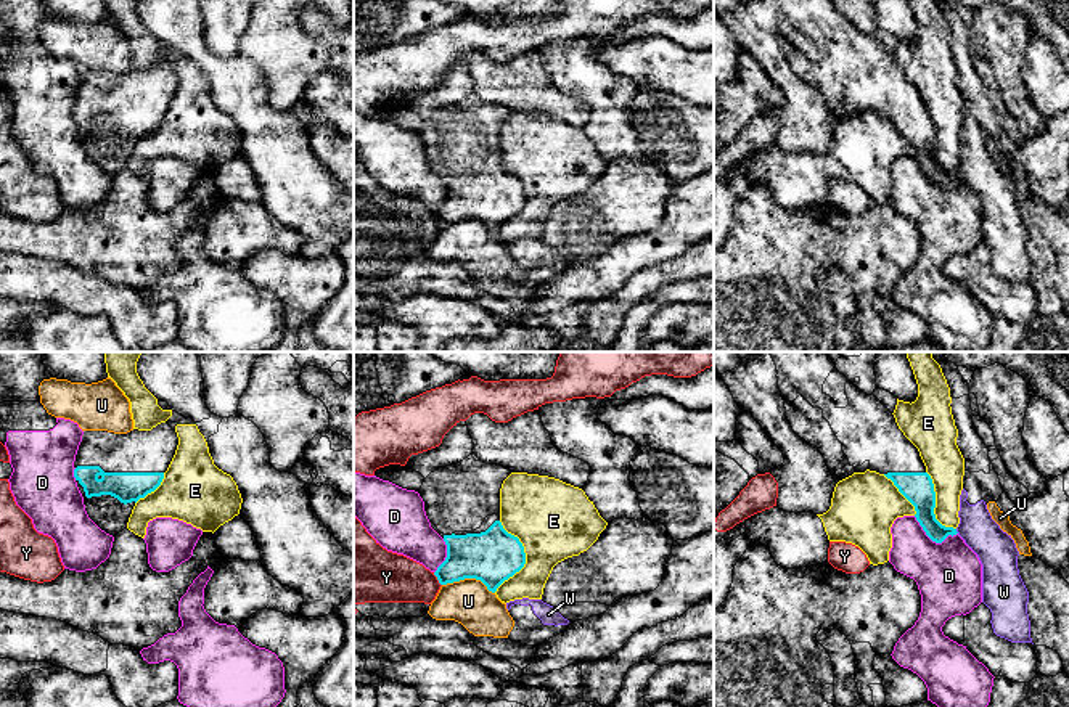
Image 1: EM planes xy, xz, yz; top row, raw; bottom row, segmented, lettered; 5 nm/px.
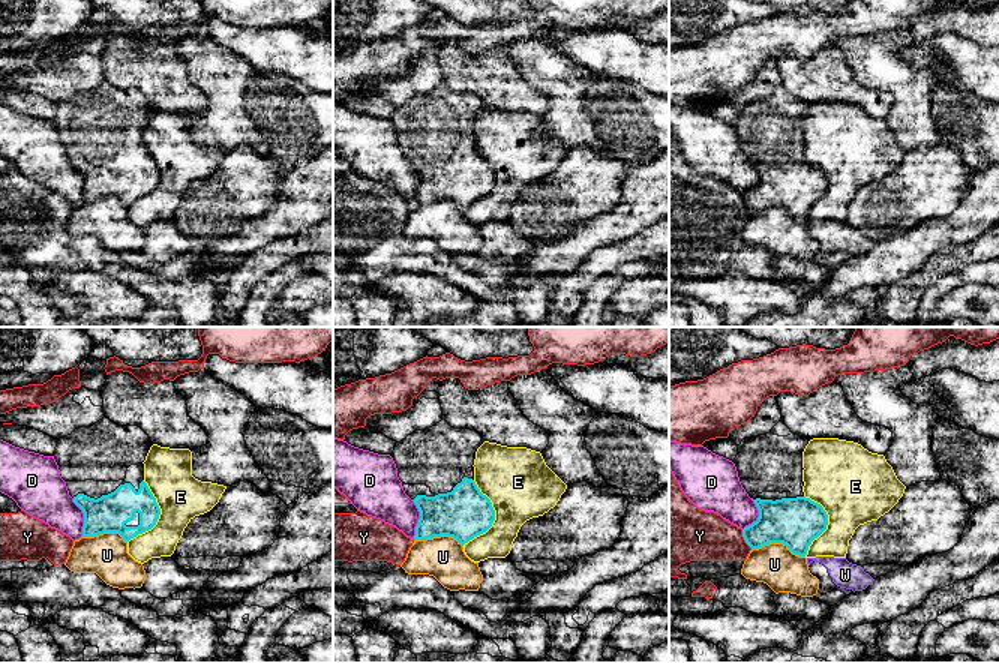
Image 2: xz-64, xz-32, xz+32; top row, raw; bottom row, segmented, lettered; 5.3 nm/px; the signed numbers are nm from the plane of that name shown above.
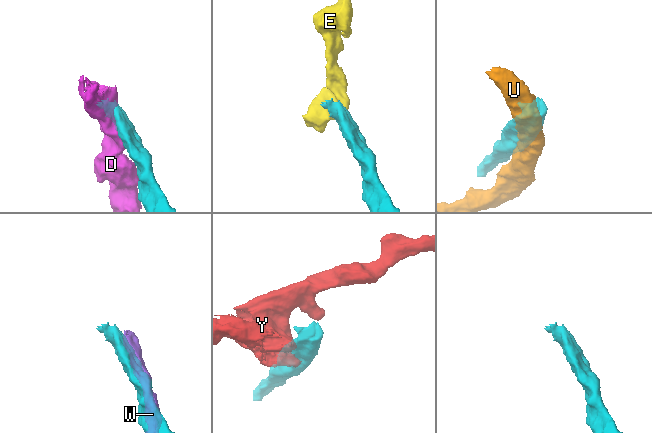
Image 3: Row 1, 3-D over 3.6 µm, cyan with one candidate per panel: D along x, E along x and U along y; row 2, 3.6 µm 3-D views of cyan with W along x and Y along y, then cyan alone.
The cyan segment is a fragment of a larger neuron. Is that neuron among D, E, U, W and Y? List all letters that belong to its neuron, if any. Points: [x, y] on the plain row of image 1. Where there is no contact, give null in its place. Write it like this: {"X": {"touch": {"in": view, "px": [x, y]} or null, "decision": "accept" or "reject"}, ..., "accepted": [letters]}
{"D": {"touch": {"in": "yz", "px": [933, 180]}, "decision": "reject"}, "E": {"touch": {"in": "xz", "px": [524, 196]}, "decision": "reject"}, "U": {"touch": {"in": "xz", "px": [468, 217]}, "decision": "reject"}, "W": {"touch": {"in": "yz", "px": [955, 171]}, "decision": "reject"}, "Y": {"touch": {"in": "xz", "px": [438, 219]}, "decision": "reject"}, "accepted": []}

